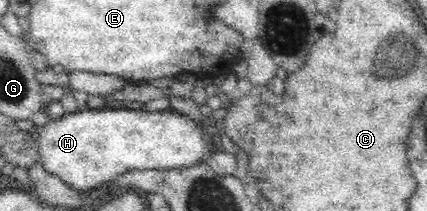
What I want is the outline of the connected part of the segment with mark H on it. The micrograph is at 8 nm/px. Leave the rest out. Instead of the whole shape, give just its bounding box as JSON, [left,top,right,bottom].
[34,108,206,192]

